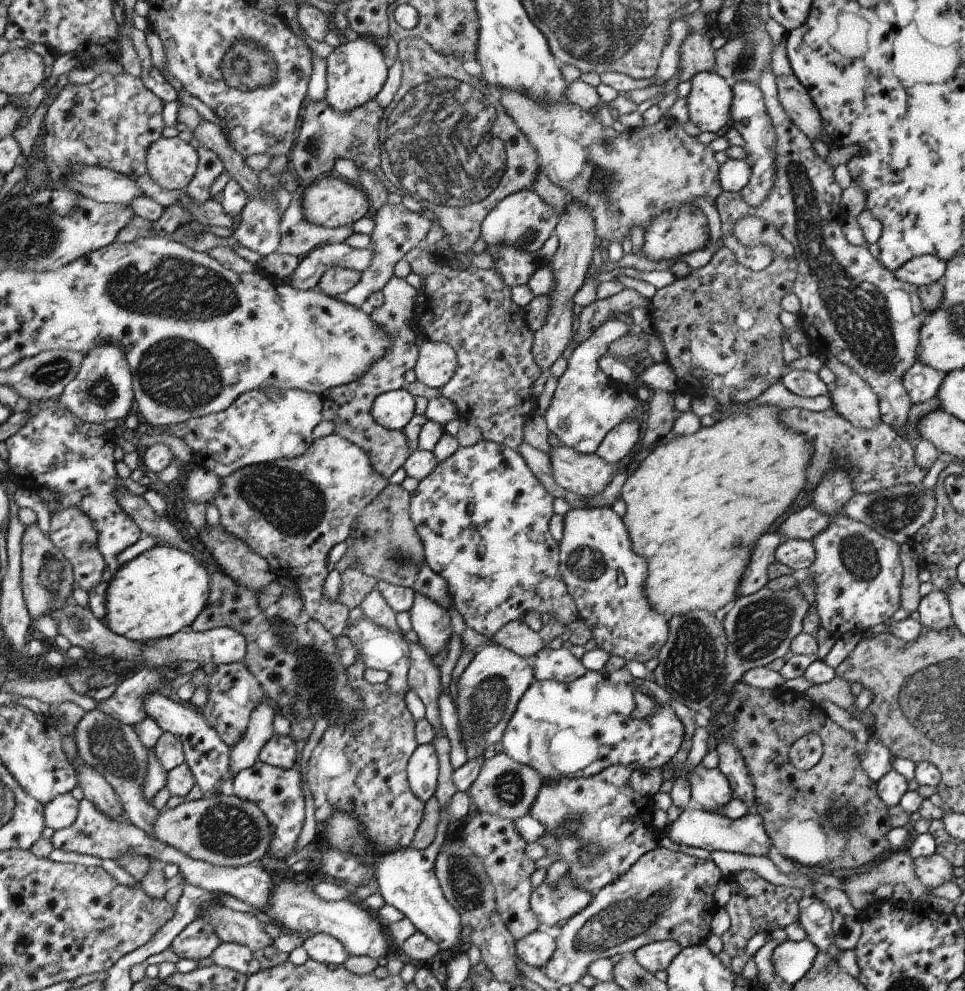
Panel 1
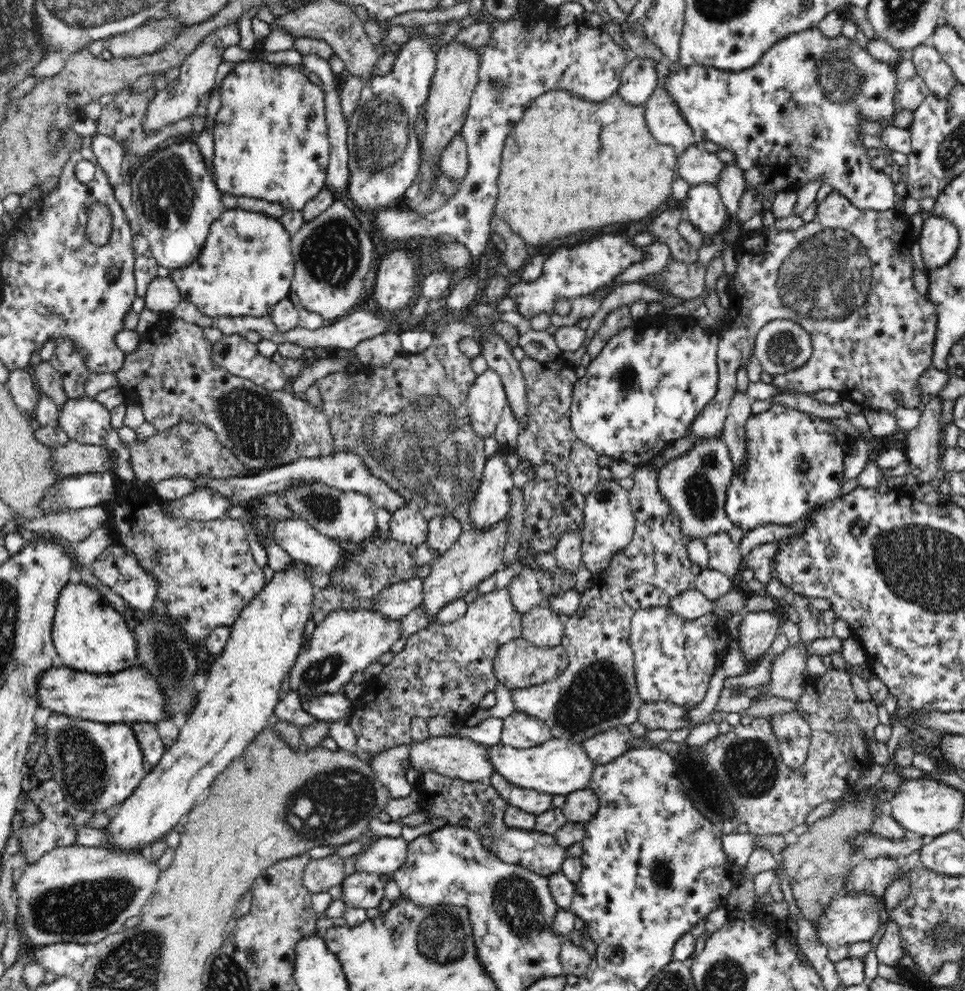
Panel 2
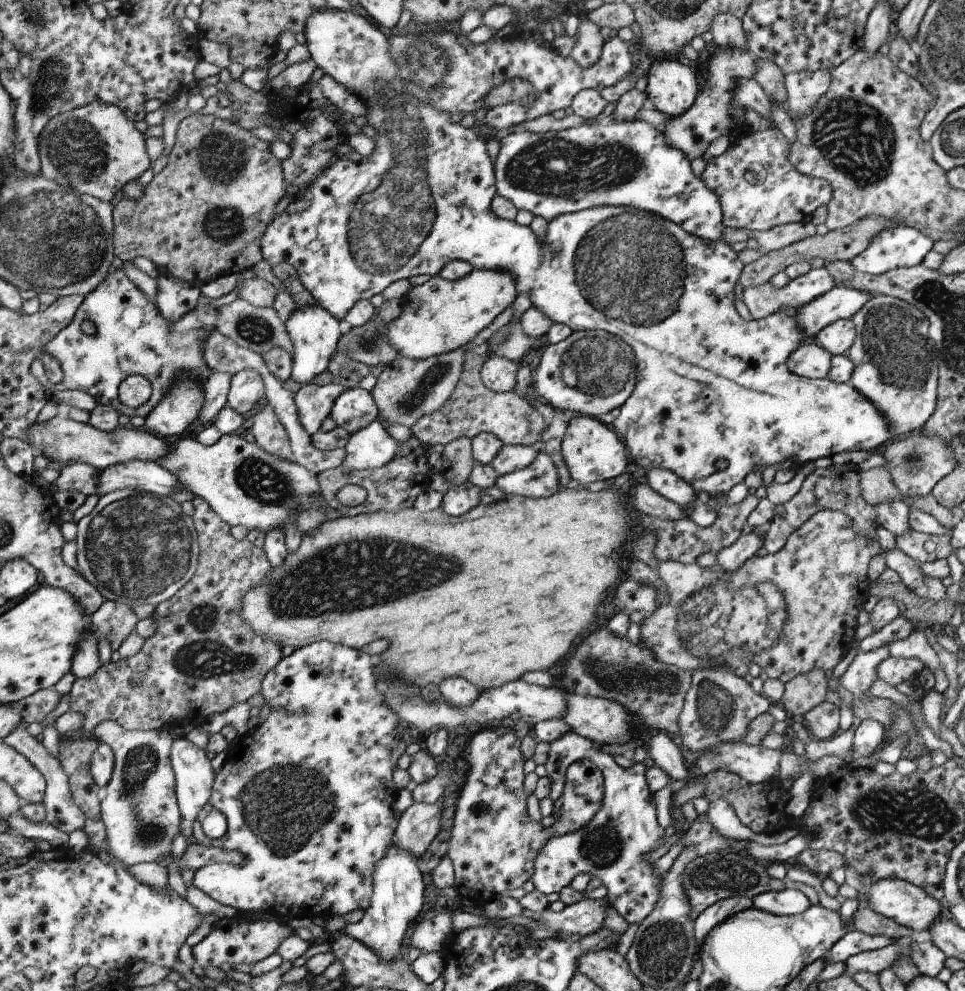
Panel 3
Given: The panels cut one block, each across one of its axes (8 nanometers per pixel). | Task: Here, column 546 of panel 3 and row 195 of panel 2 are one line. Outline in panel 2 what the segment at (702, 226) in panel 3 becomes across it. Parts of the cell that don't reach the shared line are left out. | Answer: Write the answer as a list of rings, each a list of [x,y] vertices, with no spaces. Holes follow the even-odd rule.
[[[193,141],[174,143],[166,149],[156,150],[143,162],[131,178],[131,199],[141,226],[140,233],[149,242],[150,250],[159,266],[181,269],[193,263],[201,253],[210,225],[225,211],[220,192],[206,167],[206,161]]]

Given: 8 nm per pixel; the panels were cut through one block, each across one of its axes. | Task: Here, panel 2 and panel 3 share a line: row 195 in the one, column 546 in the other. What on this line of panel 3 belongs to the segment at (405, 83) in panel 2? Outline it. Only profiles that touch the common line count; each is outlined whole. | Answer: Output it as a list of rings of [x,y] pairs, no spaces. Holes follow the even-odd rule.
[[[604,330],[572,331],[568,338],[551,344],[544,350],[540,365],[534,371],[532,394],[556,410],[600,419],[603,414],[620,408],[632,396],[636,381],[635,352],[622,338]]]

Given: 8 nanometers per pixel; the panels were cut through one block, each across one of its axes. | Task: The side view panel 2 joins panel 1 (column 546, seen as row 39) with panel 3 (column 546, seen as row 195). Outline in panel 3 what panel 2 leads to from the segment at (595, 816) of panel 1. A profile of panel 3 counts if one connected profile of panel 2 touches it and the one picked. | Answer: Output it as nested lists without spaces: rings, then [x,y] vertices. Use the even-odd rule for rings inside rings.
[[[572,731],[550,743],[545,768],[552,784],[549,797],[553,801],[558,800],[563,793],[568,767],[582,759],[590,759],[603,773],[605,795],[602,808],[580,830],[550,838],[546,842],[535,858],[531,878],[534,890],[546,896],[551,892],[558,894],[578,874],[591,874],[600,878],[604,888],[608,888],[605,898],[610,907],[616,908],[628,924],[641,922],[660,900],[663,882],[663,878],[654,876],[654,865],[644,856],[662,844],[666,844],[665,848],[670,846],[673,839],[666,837],[665,830],[656,821],[656,805],[652,802],[645,775],[647,768],[642,763],[629,768],[621,767],[613,756],[600,750],[600,745]]]

